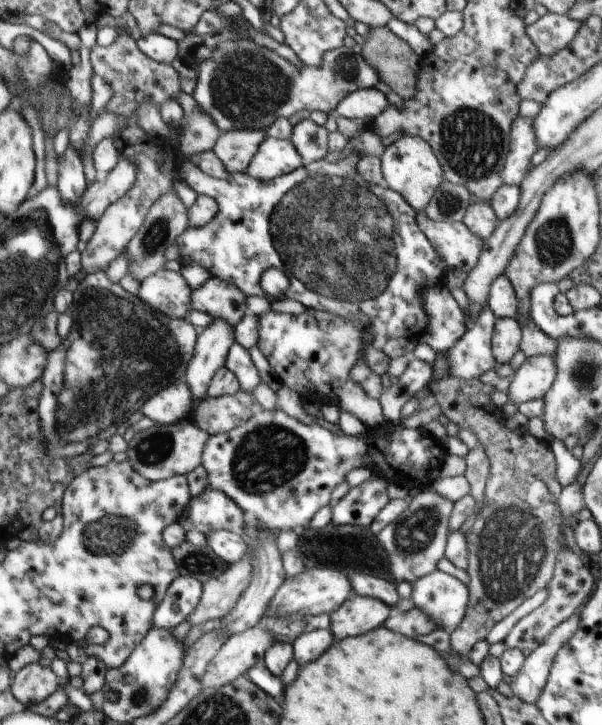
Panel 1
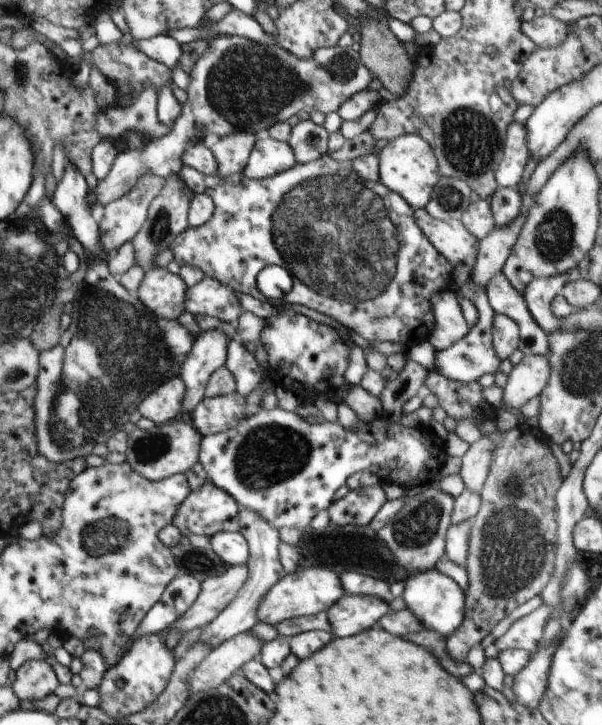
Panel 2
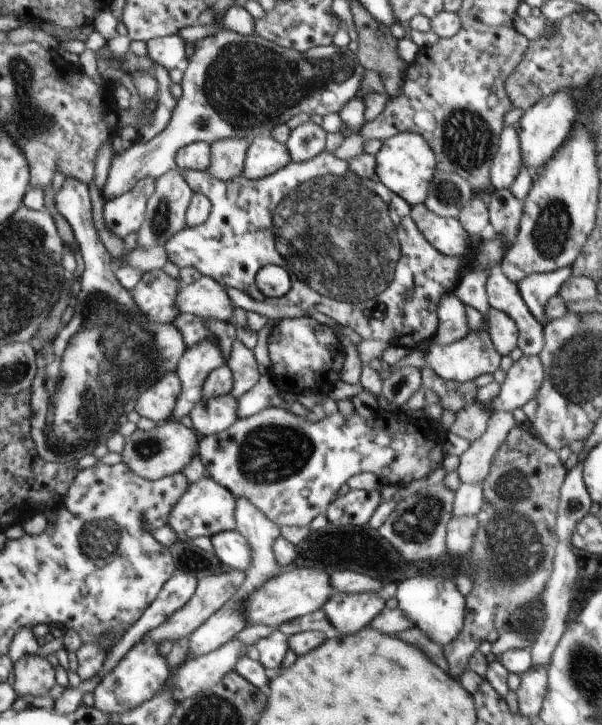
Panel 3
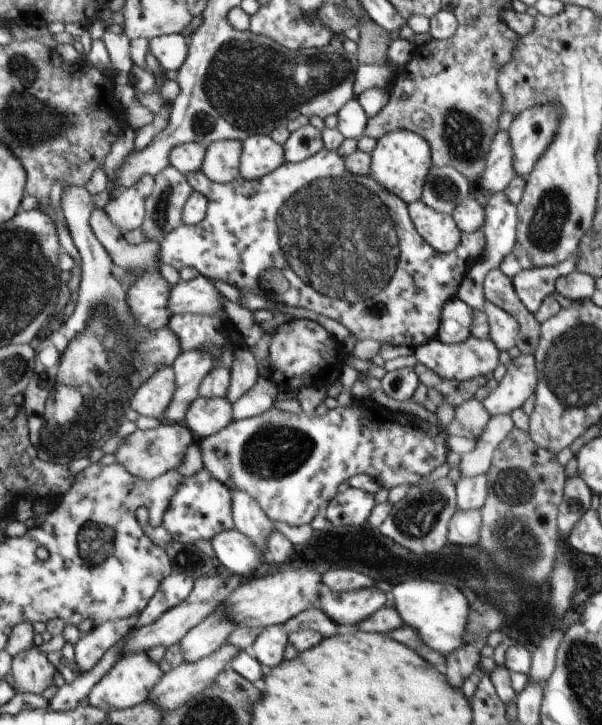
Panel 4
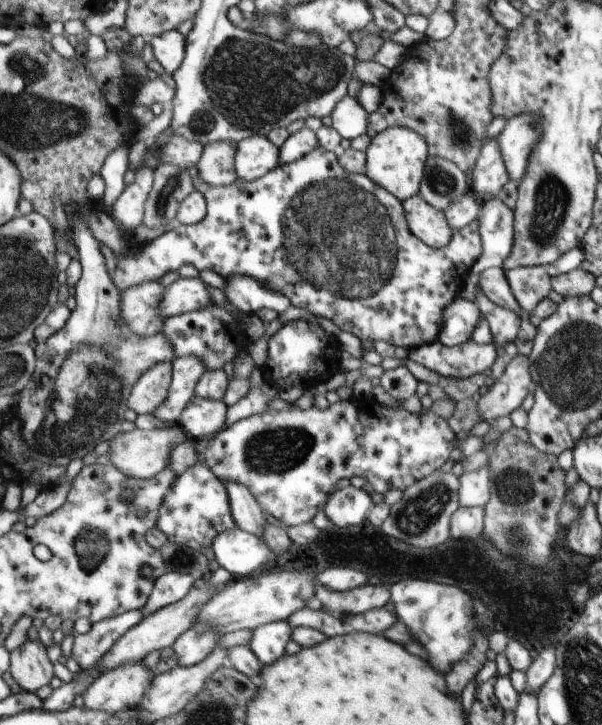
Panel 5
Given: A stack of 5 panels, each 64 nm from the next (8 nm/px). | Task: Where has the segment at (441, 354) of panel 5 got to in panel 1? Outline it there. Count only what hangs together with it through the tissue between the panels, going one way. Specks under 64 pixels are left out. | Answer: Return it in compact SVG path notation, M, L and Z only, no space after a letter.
M487 306L468 327L458 342L446 352L450 375L471 379L482 376L497 364L491 349L491 338L497 317Z

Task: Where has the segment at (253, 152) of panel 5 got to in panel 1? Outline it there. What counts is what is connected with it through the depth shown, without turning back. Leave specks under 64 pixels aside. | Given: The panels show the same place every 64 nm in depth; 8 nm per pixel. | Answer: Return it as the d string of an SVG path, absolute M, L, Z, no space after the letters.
M266 136L246 172L255 179L271 181L303 166L302 157L291 140Z

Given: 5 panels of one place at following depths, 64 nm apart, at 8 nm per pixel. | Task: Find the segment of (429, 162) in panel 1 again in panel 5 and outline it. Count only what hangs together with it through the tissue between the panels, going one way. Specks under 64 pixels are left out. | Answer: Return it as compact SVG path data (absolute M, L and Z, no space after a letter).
M388 127L372 136L371 144L365 153L365 174L378 186L385 188L401 201L419 194L419 186L429 157L429 148L423 136L408 127Z

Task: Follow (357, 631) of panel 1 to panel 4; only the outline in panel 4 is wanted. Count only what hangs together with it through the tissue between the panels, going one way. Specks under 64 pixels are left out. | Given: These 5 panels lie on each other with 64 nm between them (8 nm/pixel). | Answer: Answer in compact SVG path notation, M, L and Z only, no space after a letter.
M322 585L321 609L339 626L360 625L370 615L386 604L386 594L370 587L348 592L335 593L329 586Z

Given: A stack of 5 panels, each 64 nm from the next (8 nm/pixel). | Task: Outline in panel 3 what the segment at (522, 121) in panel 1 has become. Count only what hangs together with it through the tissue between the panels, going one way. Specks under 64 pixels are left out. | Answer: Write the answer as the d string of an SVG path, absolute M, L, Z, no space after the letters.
M512 125L504 126L498 152L490 169L492 189L508 189L523 166L518 131Z

